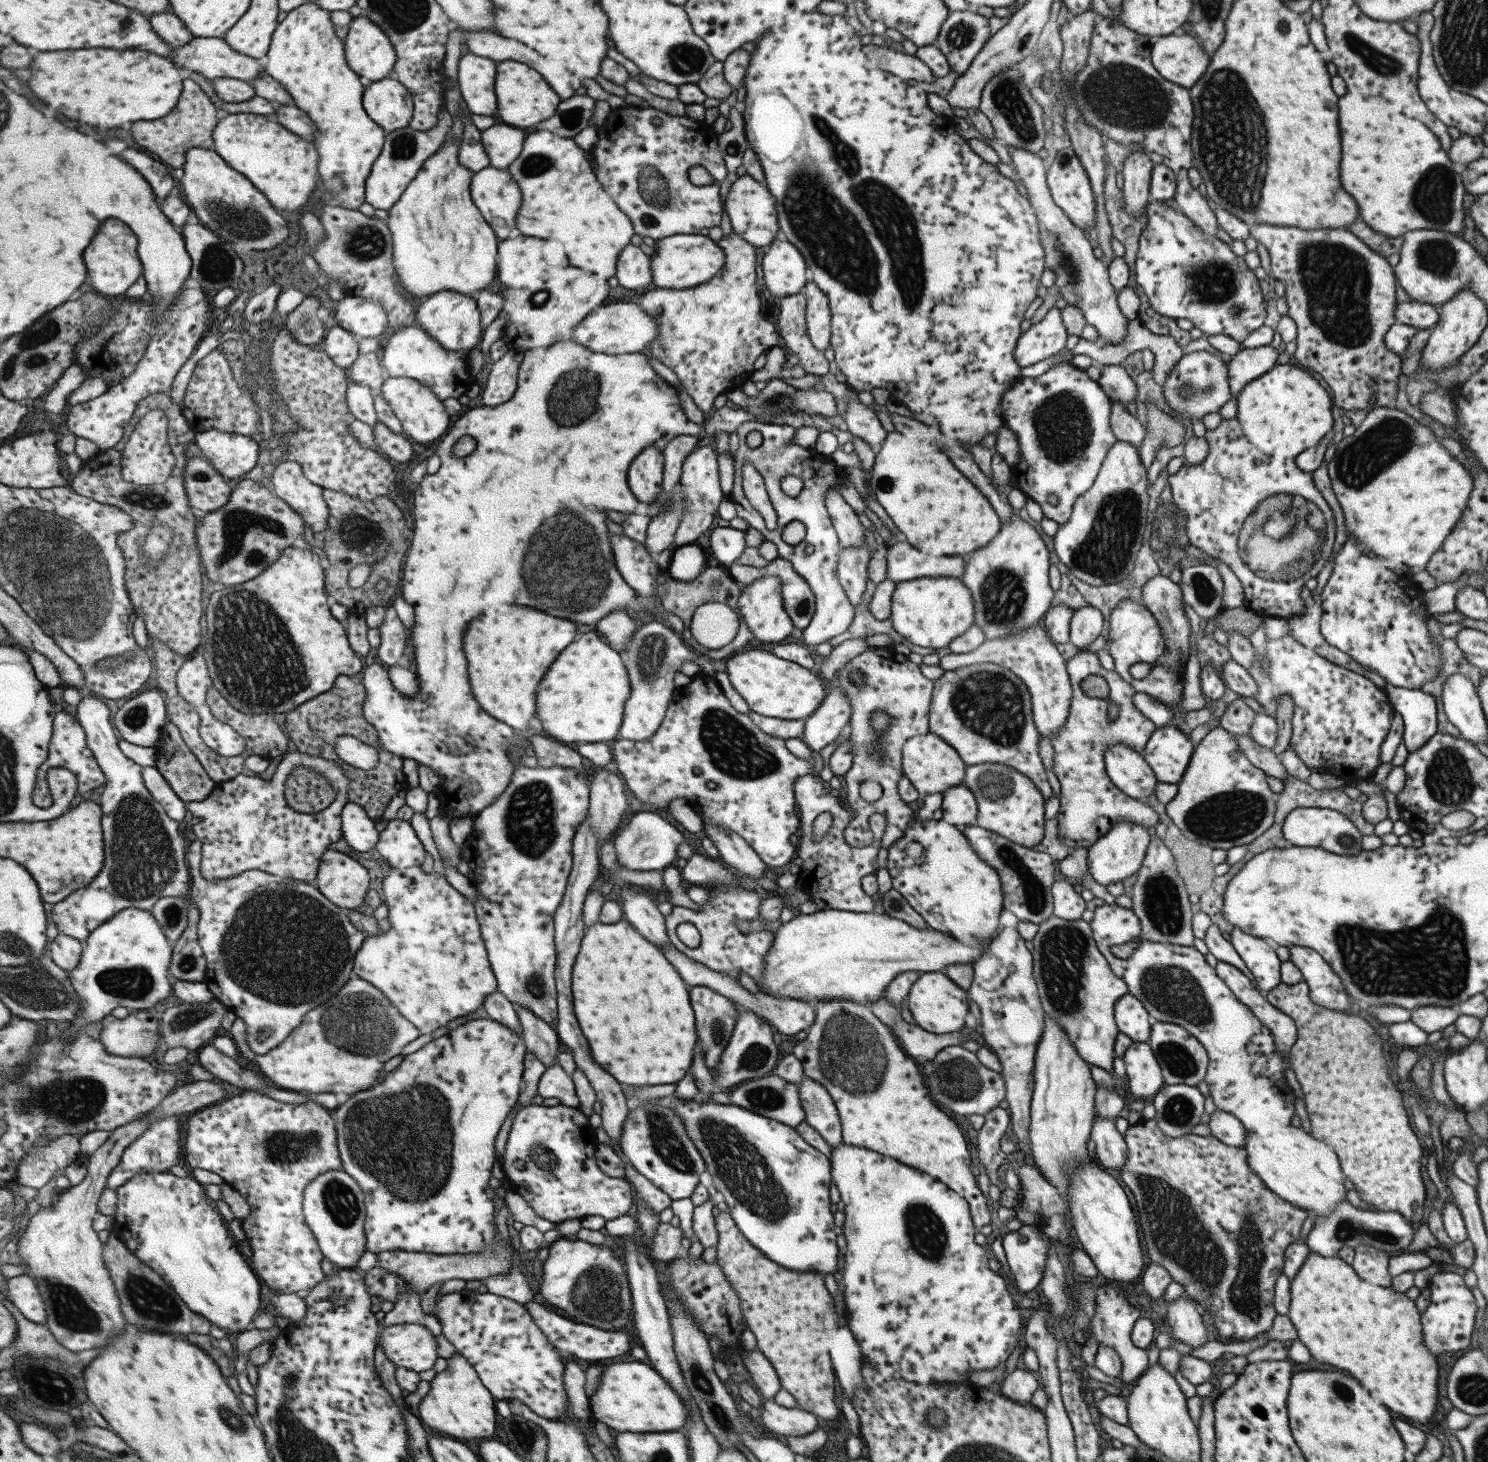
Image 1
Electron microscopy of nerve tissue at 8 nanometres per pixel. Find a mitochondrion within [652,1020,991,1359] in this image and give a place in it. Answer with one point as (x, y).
(742, 1169)

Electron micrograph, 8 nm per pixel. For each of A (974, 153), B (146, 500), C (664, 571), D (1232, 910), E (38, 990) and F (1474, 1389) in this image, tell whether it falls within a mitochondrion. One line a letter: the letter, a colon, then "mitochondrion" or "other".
A: other
B: mitochondrion
C: other
D: other
E: mitochondrion
F: mitochondrion

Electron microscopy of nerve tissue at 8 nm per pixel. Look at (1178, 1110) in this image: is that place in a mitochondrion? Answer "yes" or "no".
yes

